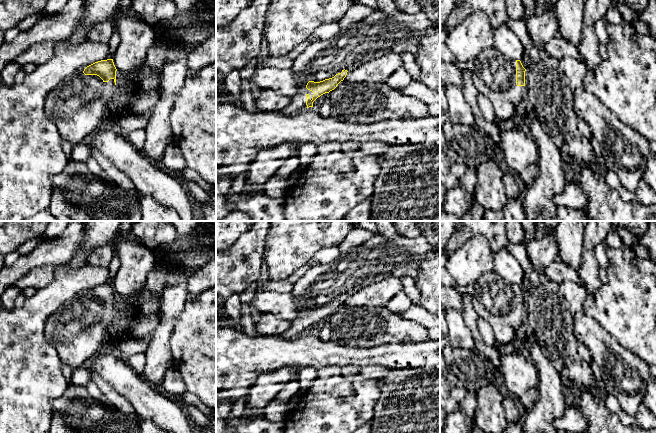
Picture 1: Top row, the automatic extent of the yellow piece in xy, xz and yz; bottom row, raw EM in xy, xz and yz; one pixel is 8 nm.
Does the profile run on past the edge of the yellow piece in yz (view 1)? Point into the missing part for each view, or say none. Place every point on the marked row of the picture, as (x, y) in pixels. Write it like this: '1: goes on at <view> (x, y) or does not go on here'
1: goes on at yz (493, 75)

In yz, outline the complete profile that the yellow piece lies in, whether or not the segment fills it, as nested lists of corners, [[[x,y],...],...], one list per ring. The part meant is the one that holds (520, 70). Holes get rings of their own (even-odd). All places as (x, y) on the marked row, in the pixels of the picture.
[[[493,46],[487,47],[475,57],[471,71],[473,84],[491,101],[496,118],[509,120],[517,114],[517,106],[526,105],[526,69],[520,60],[510,60]]]

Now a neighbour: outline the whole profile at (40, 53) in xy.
[[[43,41],[30,46],[19,55],[14,62],[19,65],[35,64],[36,66],[48,62],[53,57],[55,41]]]

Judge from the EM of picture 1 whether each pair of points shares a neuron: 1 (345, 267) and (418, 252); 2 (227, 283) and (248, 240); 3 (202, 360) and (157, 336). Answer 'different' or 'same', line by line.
1: same
2: same
3: different

